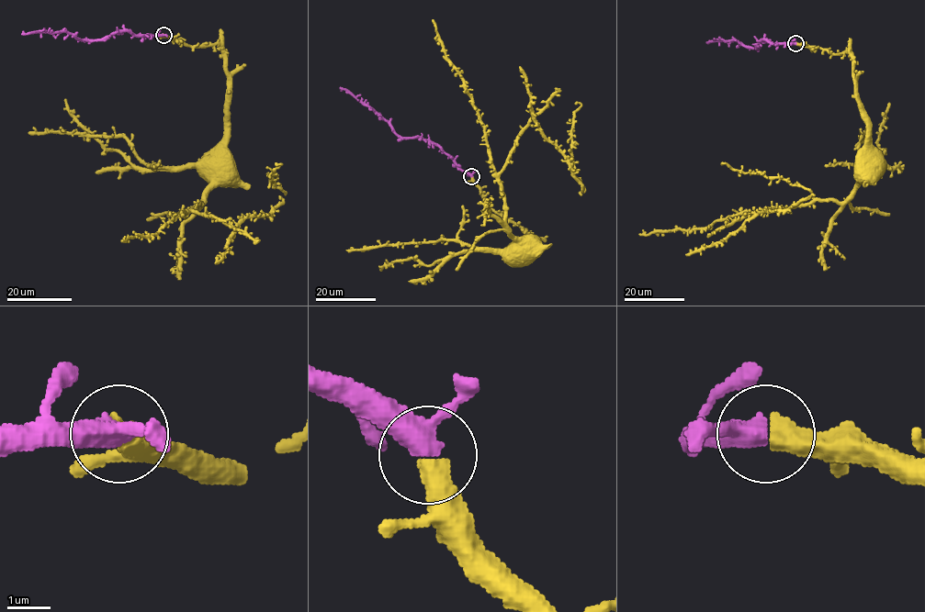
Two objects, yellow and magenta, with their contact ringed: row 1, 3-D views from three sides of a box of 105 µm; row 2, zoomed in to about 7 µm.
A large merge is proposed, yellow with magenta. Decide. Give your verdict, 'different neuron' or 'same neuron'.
same neuron

